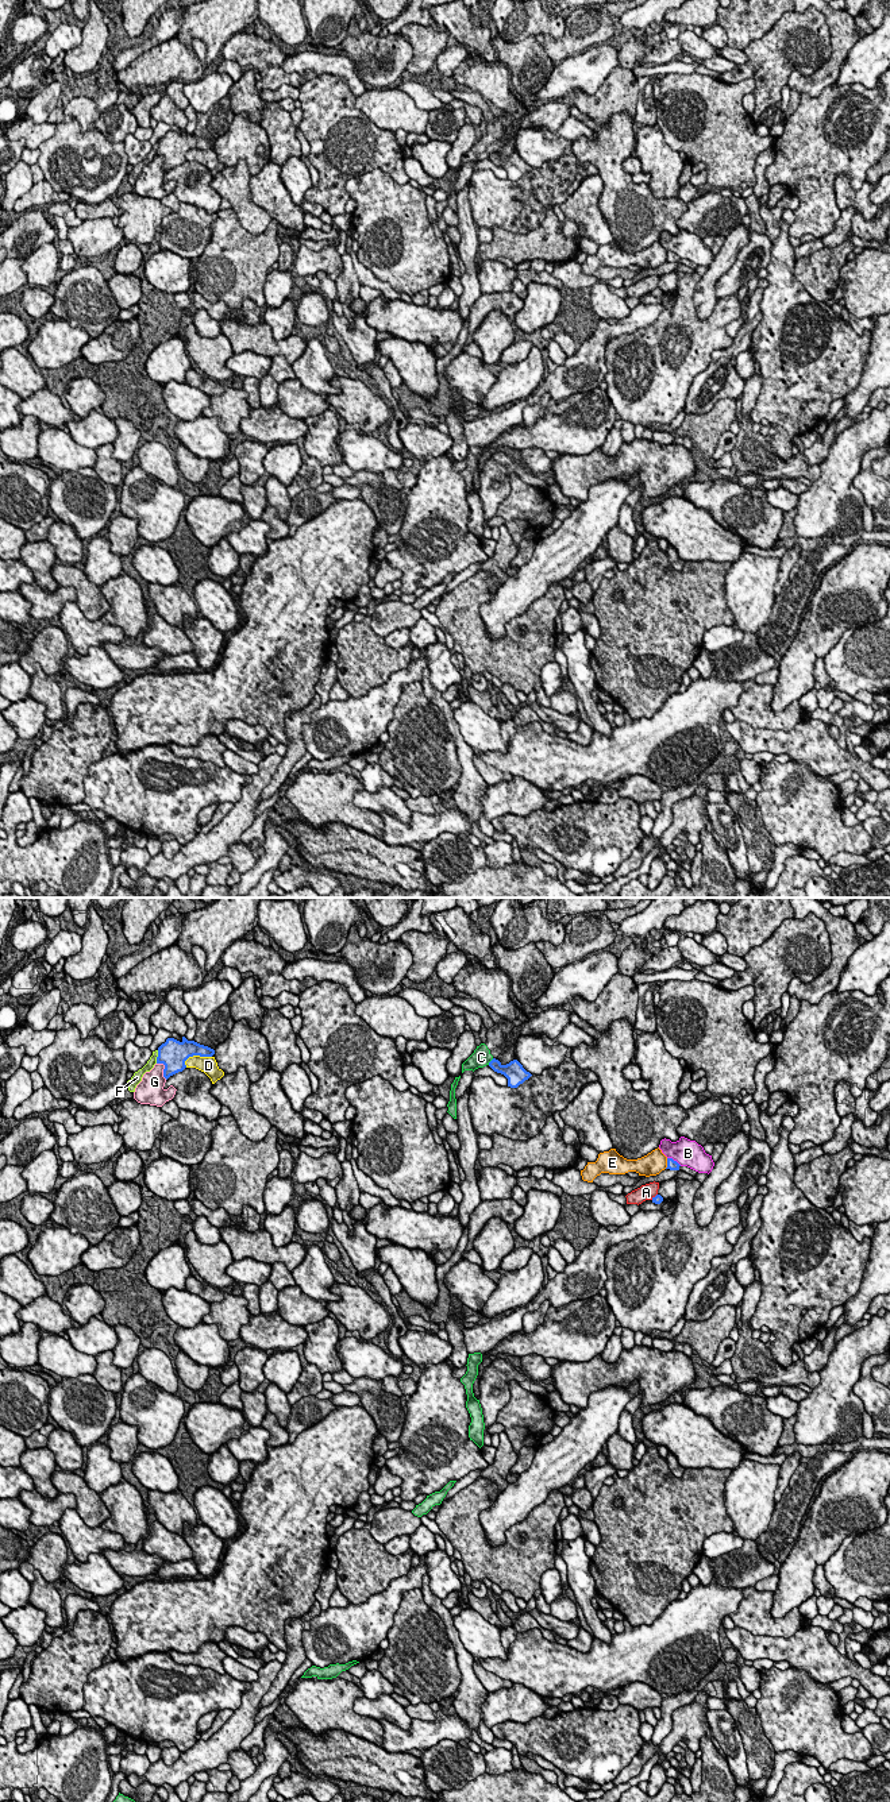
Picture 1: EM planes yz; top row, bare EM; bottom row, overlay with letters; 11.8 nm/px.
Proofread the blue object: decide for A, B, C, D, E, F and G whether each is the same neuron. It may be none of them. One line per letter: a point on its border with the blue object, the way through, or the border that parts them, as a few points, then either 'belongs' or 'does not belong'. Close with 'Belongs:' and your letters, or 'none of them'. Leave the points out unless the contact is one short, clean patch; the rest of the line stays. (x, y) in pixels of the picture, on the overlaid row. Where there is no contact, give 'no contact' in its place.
A: contact yz (655, 1196); border yz (657, 1193), (651, 1199); does not belong
B: contact yz (673, 1160); does not belong
C: contact yz (490, 1061); border yz (493, 1058), (488, 1064); does not belong
D: contact yz (196, 1054); does not belong
E: contact yz (667, 1164); does not belong
F: contact yz (157, 1057); does not belong
G: contact yz (164, 1069); does not belong
Belongs: none of them

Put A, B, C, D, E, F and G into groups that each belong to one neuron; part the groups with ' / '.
A / B / C / D / E / F / G

